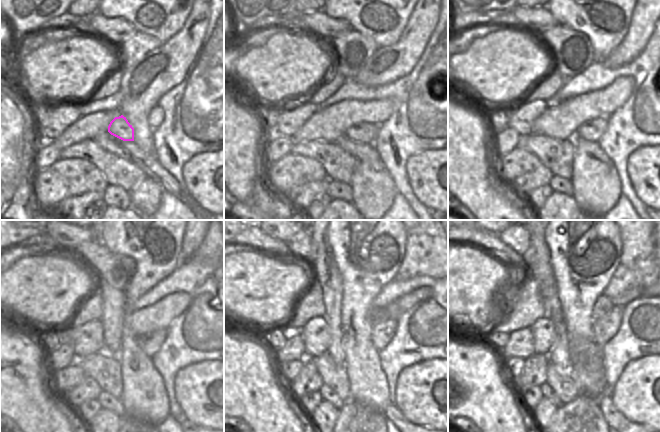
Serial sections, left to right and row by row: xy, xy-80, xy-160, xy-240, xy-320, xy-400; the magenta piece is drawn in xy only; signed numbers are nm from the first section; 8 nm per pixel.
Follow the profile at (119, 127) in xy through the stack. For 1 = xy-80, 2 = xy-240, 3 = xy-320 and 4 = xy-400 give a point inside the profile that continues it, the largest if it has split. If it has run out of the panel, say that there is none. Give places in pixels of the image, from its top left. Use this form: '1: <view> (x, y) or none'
1: xy-80 (361, 132)
2: xy-240 (151, 343)
3: xy-320 (382, 333)
4: xy-400 (605, 328)

